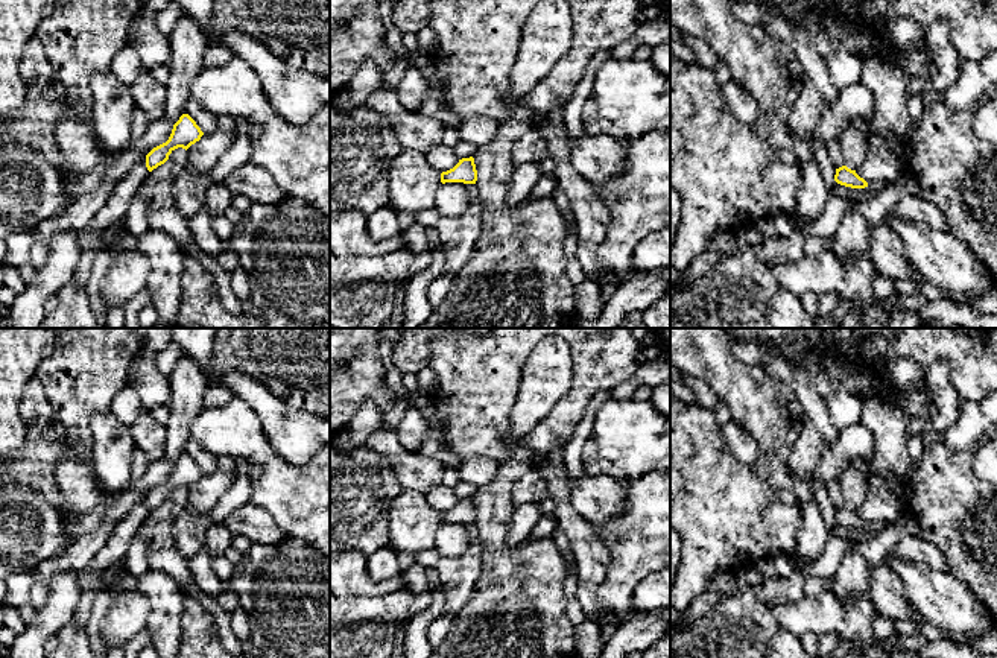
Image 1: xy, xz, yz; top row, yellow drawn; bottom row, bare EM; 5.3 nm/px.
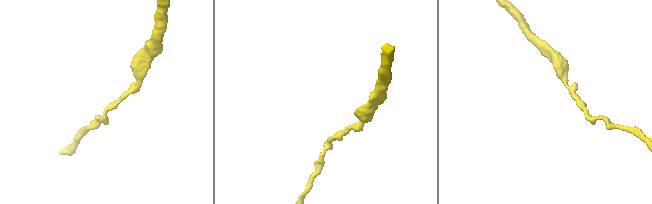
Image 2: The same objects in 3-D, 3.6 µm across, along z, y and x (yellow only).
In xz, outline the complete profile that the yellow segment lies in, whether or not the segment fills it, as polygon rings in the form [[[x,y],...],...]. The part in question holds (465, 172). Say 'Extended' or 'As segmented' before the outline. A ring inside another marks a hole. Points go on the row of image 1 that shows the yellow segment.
As segmented. [[[462,158],[459,163],[441,173],[441,182],[464,182],[464,184],[476,184],[477,181],[477,170],[474,164],[474,158]]]

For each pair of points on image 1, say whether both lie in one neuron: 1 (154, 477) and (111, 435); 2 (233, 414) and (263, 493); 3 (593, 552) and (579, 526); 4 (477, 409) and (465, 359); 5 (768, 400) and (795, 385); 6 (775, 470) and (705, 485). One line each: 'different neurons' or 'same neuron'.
1: different neurons
2: same neuron
3: same neuron
4: same neuron
5: different neurons
6: different neurons

